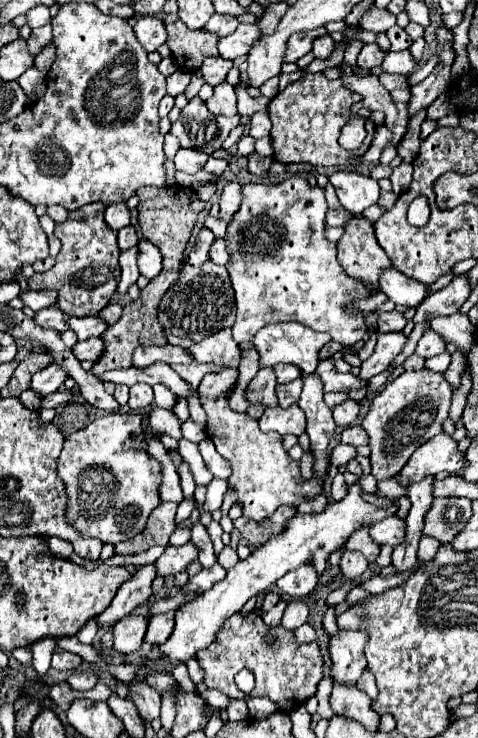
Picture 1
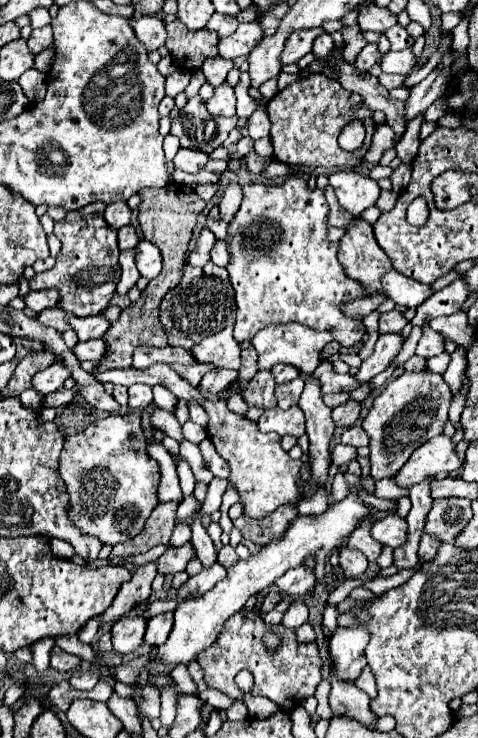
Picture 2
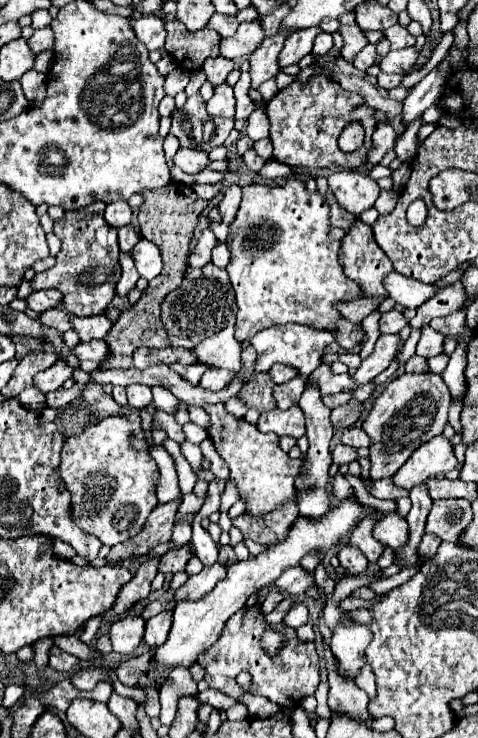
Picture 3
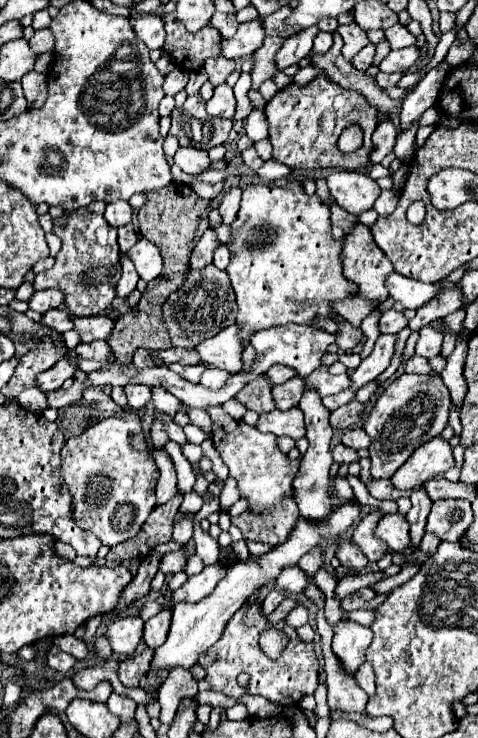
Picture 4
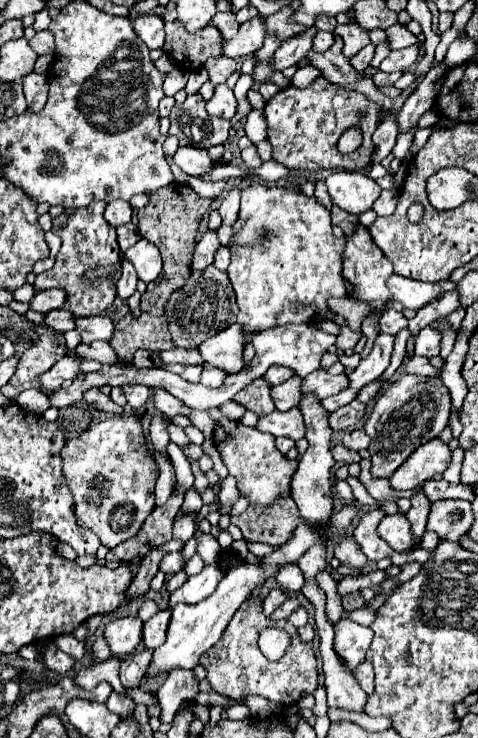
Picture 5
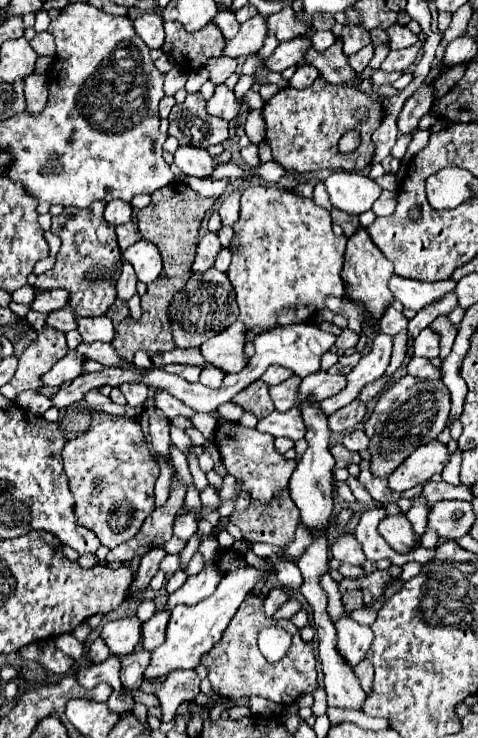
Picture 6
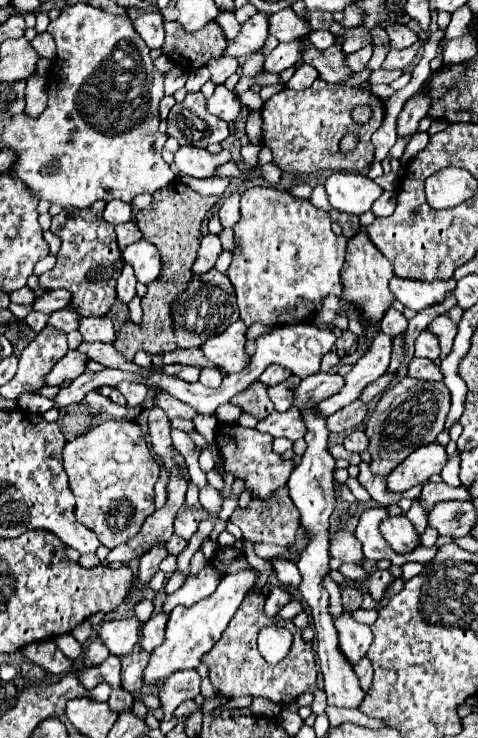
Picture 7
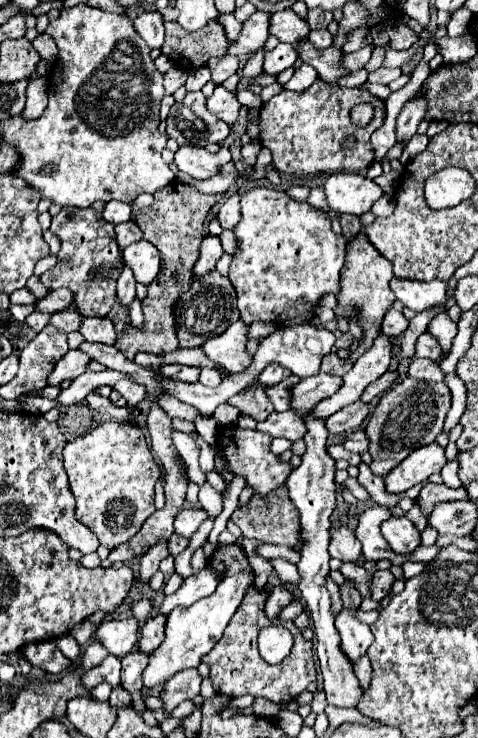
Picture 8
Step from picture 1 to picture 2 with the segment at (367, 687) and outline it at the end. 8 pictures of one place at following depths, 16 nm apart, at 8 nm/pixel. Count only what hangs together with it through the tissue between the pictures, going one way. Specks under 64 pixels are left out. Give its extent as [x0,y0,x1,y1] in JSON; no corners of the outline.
[356,666,378,698]

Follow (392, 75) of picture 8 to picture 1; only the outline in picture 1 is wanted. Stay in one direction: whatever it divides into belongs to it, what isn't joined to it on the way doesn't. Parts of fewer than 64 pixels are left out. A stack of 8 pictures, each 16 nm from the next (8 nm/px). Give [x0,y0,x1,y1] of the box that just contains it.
[378,74,410,90]

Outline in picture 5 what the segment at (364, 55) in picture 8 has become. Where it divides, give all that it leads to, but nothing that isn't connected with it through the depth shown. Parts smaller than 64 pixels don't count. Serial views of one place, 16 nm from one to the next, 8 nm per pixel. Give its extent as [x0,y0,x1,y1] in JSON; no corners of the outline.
[350,44,374,72]

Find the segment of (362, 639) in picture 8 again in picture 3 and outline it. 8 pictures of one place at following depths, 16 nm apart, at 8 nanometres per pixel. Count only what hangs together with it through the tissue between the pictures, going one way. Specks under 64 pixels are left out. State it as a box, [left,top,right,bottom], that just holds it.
[330,624,372,680]

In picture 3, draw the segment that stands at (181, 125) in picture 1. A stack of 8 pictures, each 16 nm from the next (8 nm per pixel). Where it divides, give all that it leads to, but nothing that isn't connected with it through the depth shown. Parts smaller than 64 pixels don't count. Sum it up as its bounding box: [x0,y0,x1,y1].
[170,96,236,152]

